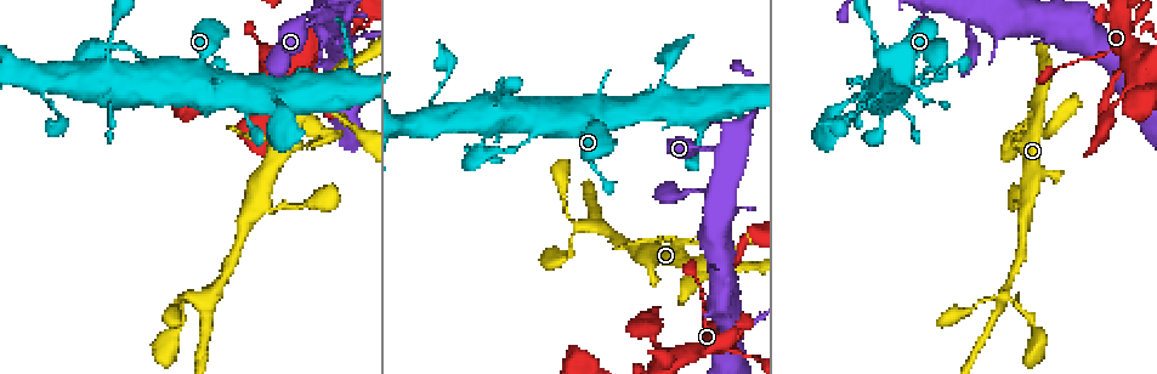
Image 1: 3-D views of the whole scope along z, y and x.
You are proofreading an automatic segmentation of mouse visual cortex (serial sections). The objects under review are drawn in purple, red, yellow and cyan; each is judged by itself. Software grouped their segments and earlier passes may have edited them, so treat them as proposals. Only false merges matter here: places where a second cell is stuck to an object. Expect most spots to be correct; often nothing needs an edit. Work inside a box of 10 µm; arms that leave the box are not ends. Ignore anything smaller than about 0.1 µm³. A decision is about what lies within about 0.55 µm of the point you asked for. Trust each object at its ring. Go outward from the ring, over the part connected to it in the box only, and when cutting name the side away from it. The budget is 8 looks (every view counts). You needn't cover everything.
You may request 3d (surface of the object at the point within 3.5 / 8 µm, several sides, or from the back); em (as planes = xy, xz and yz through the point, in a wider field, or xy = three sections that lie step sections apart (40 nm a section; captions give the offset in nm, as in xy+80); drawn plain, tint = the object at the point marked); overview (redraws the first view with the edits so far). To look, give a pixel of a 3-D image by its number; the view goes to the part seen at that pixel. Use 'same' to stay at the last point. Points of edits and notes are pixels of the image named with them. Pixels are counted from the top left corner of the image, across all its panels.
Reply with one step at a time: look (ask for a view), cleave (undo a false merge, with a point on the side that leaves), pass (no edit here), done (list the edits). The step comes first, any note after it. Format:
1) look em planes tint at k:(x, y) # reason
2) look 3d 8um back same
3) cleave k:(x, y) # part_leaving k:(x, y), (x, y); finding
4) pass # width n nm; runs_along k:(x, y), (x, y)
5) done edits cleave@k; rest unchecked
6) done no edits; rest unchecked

look 3d 8um at 1:(172, 81) # abrupt turn

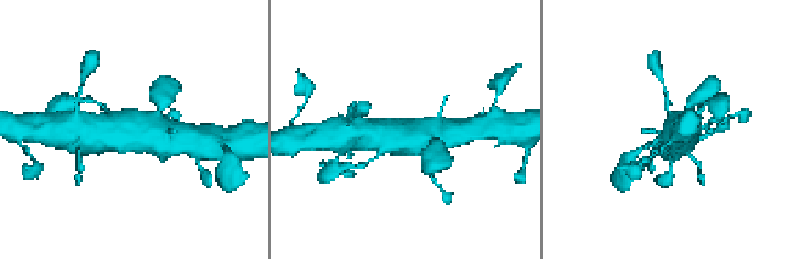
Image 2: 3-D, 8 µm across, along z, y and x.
look em xy step 3 tint same

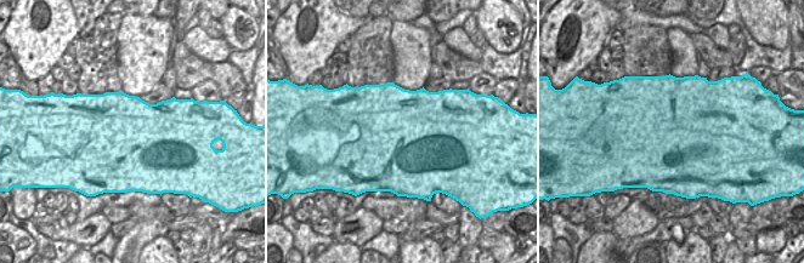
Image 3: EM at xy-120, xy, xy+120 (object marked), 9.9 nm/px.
pass # width 1050 nm; runs_along 2:(148, 122), (139, 131), (80, 133); all the same cell

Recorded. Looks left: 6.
look 3d 3.5um at 1:(324, 143) # a narrow waist

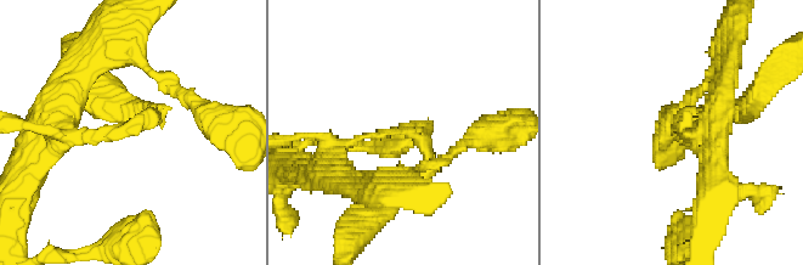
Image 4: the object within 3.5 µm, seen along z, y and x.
look em planes tint at 4:(130, 129) # arm_widths 150, 250 nm

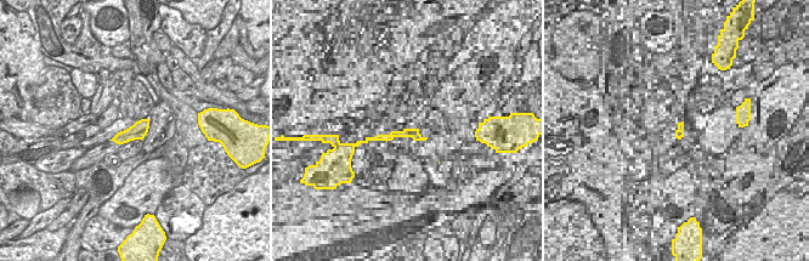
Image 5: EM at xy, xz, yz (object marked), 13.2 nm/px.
pass # all the same cell

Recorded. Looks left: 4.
look 3d 8um back at 1:(1027, 197) # small branch off a trunk

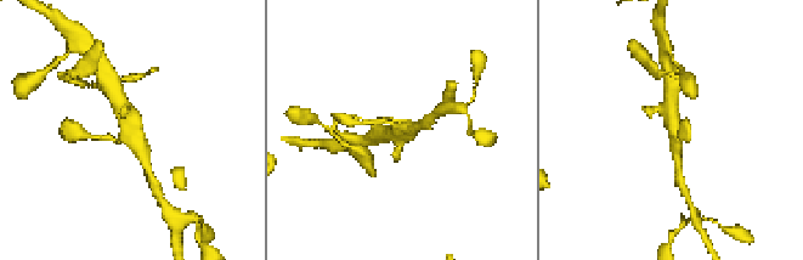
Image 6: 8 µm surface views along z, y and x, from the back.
look 3d 3.5um back same # zoom in

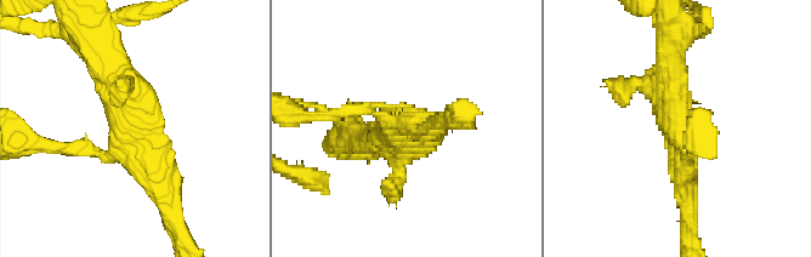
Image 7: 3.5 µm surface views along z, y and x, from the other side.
look em xy step 3 tint at 7:(132, 130) # arms 3; arm_widths 150, 350, 400 nm

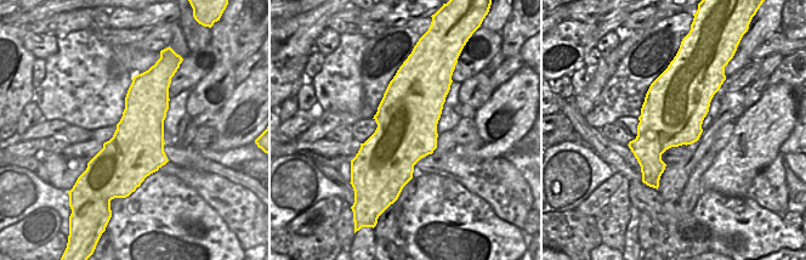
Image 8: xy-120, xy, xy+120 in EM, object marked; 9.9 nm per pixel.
pass # runs_along 7:(105, 57), (168, 199); all the same cell

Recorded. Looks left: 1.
done no edits; rest unchecked

